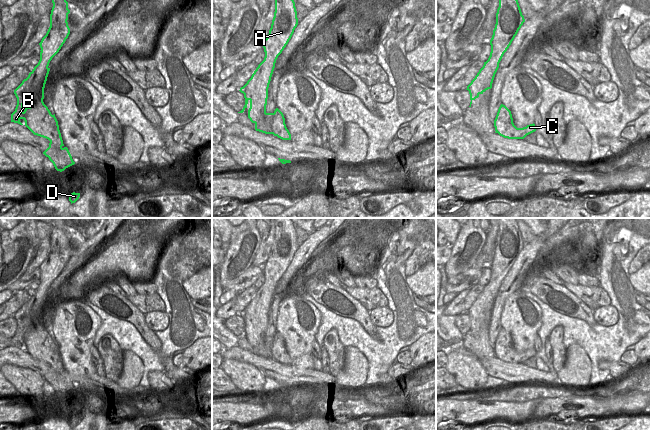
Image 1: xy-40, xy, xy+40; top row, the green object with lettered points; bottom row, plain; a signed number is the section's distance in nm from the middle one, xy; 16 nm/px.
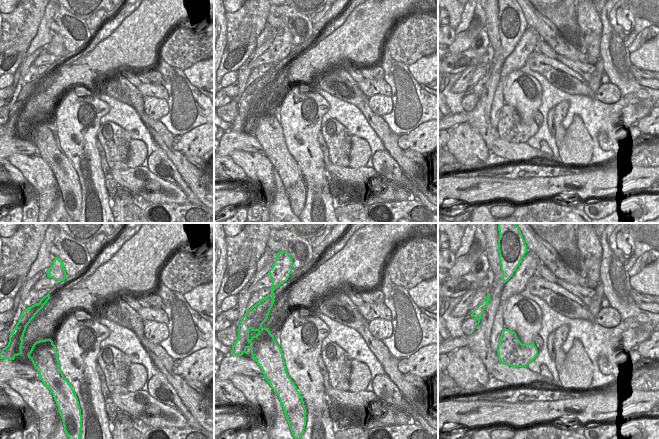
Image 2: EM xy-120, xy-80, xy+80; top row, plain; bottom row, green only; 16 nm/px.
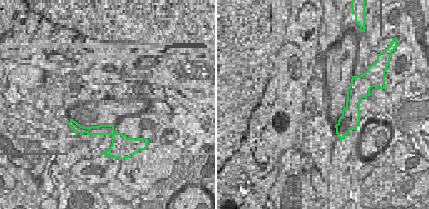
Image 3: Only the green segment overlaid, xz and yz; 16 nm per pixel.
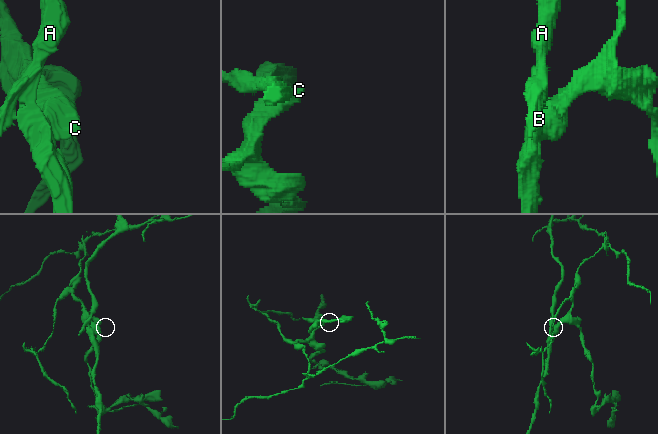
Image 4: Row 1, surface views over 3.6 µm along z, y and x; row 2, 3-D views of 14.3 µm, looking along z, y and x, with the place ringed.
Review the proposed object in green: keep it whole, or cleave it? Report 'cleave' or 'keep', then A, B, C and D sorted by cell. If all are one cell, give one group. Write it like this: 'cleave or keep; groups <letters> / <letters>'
cleave; groups A B D / C

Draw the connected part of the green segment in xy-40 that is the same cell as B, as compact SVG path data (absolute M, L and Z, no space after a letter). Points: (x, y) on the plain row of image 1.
M54 218L52 222L53 231L50 238L50 251L46 259L39 267L41 276L40 284L34 293L29 297L28 301L14 314L17 322L15 335L11 338L11 346L23 349L20 344L25 345L25 350L34 358L50 365L49 371L43 378L49 382L57 395L64 395L66 392L75 388L67 371L64 370L58 345L55 339L52 339L48 331L44 328L44 312L50 295L49 287L52 282L59 276L66 263L70 258L68 250L68 226L63 218Z

